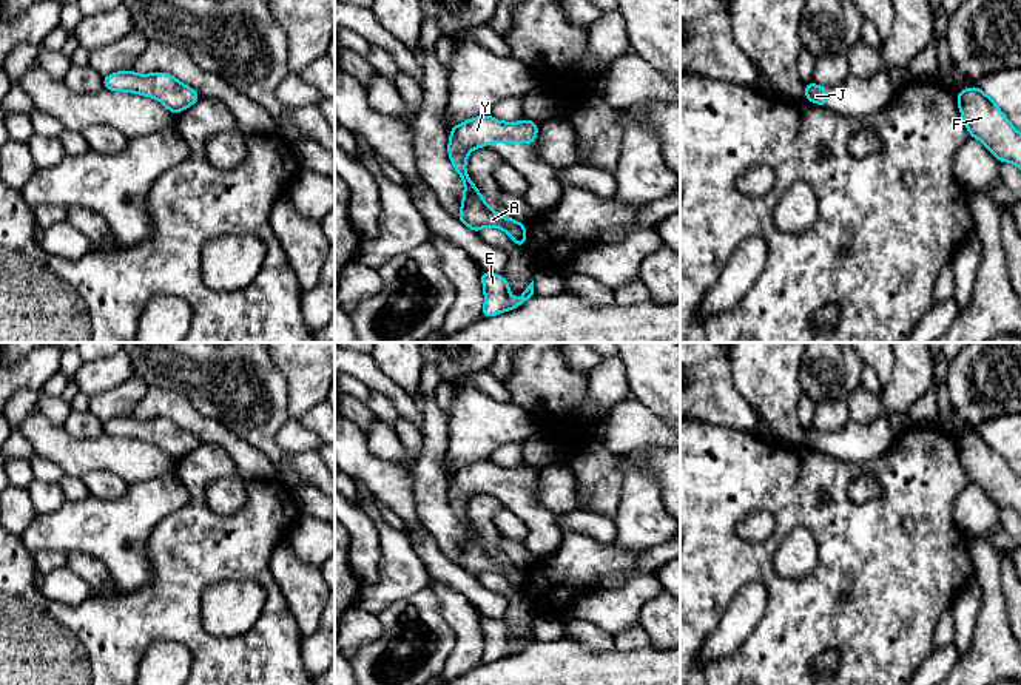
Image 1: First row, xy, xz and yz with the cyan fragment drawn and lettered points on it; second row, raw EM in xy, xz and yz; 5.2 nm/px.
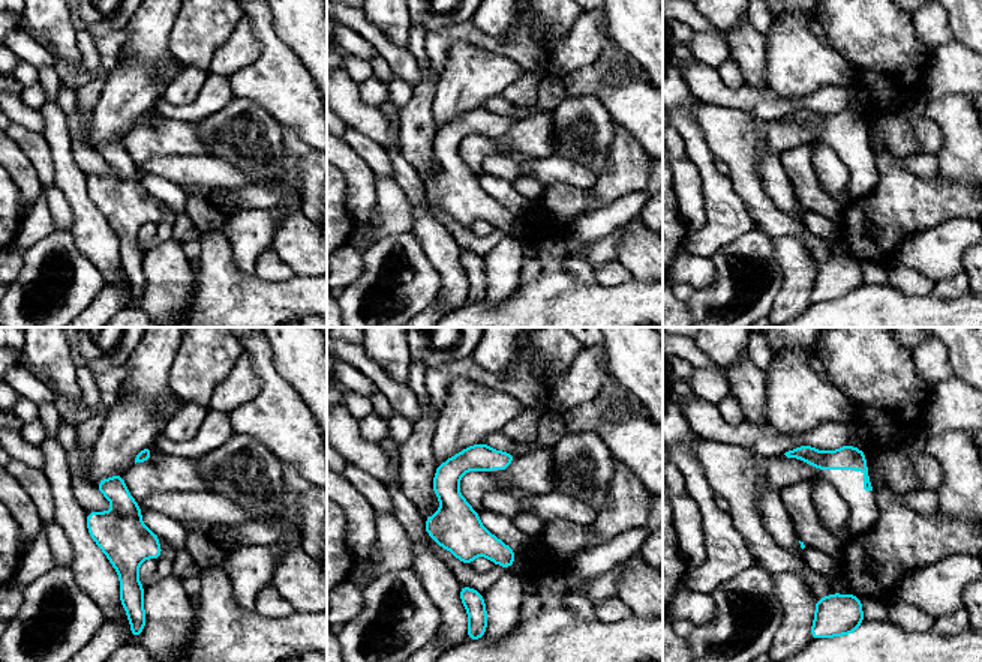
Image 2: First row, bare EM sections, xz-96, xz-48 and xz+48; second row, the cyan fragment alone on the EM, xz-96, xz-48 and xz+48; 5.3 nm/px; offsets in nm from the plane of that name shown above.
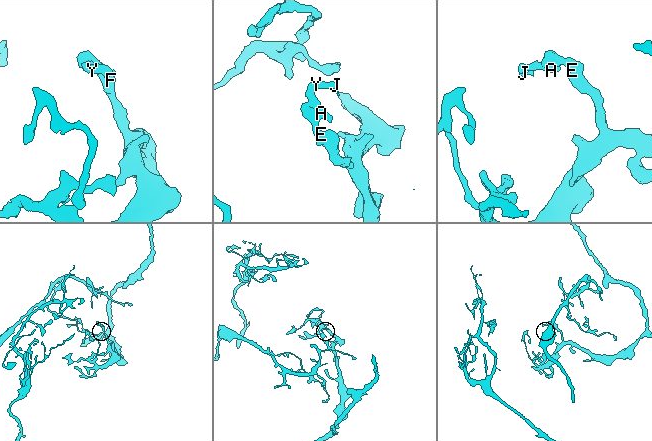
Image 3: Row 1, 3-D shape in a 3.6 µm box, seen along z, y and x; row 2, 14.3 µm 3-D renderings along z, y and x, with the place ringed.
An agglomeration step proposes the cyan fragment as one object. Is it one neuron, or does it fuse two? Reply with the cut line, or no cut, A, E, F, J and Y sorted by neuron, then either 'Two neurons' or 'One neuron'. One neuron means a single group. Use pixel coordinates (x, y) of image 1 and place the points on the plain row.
No split. Groups: A E F J Y. One neuron

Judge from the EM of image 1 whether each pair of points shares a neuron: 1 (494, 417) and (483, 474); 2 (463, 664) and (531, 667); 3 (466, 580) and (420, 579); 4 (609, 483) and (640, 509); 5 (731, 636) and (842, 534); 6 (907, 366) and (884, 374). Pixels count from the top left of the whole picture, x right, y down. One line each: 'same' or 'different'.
1: different
2: different
3: different
4: different
5: different
6: different

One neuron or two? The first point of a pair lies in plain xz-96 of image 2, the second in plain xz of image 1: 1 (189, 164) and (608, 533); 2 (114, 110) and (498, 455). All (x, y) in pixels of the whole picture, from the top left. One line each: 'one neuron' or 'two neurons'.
1: one neuron
2: two neurons

